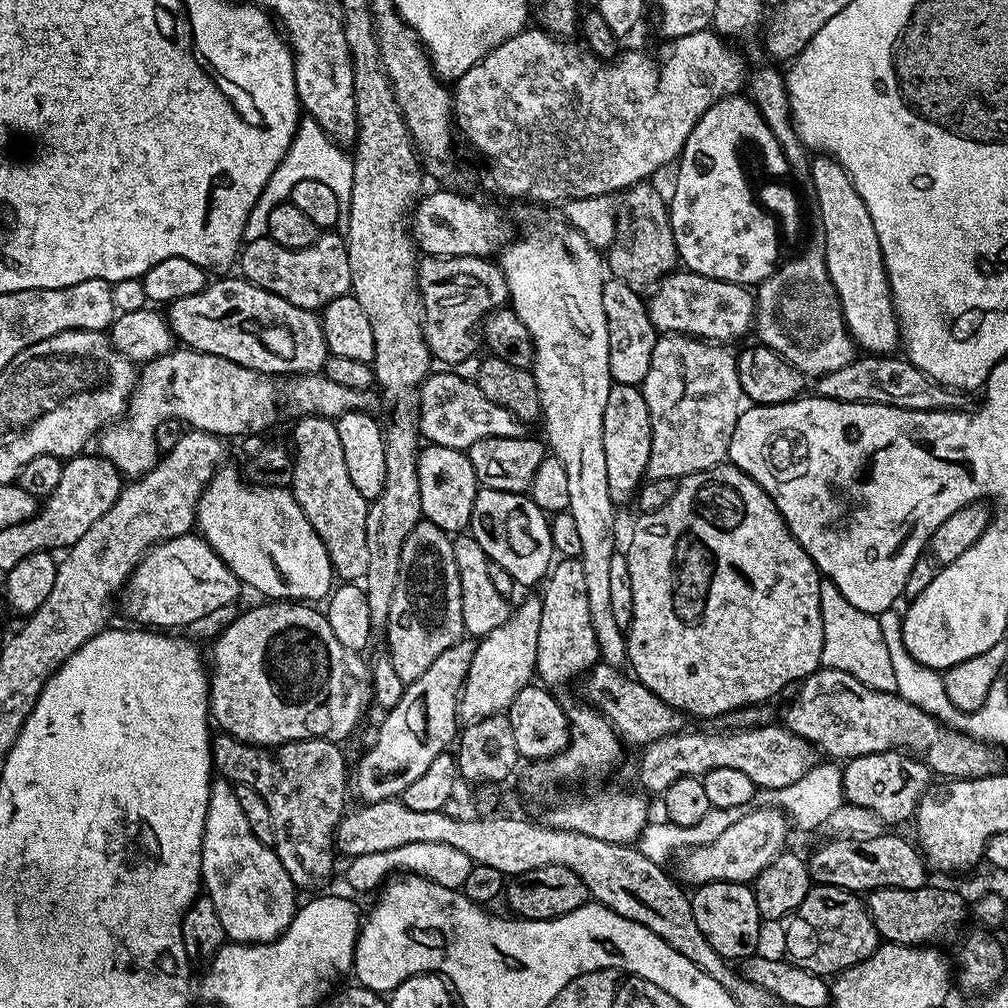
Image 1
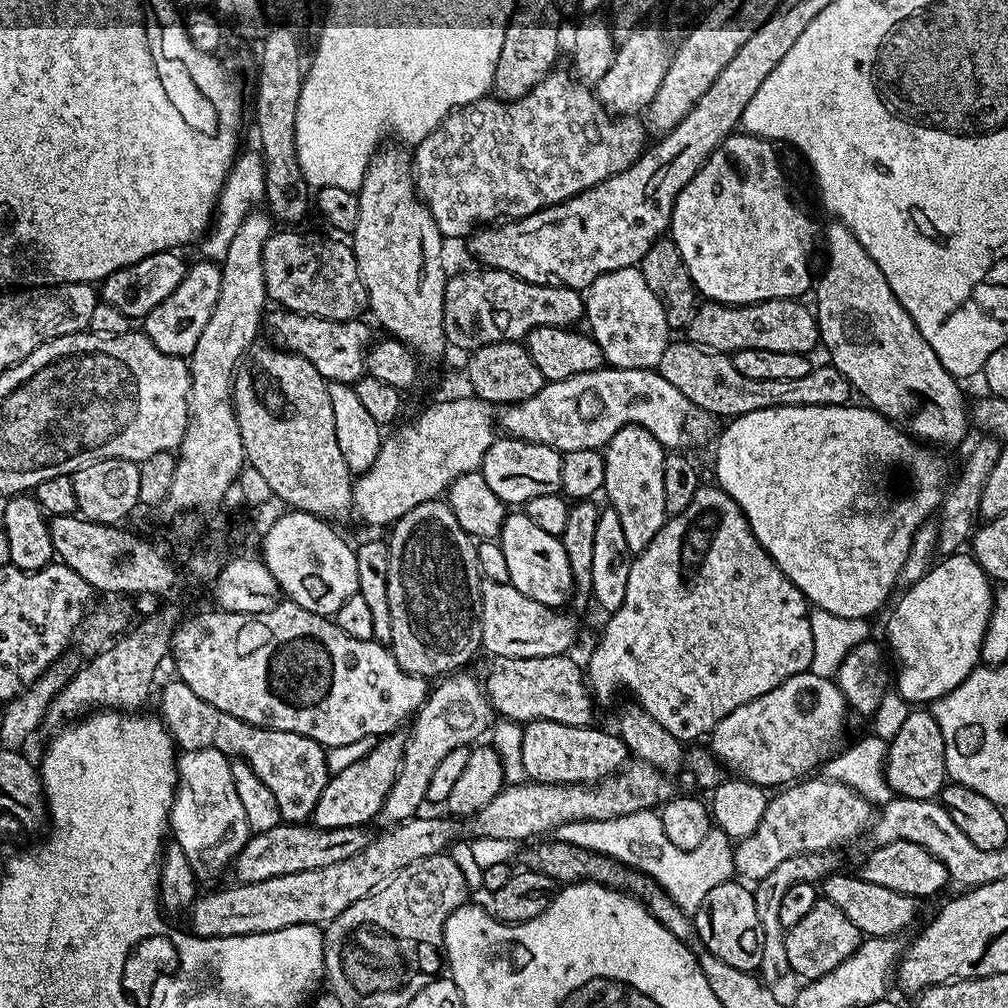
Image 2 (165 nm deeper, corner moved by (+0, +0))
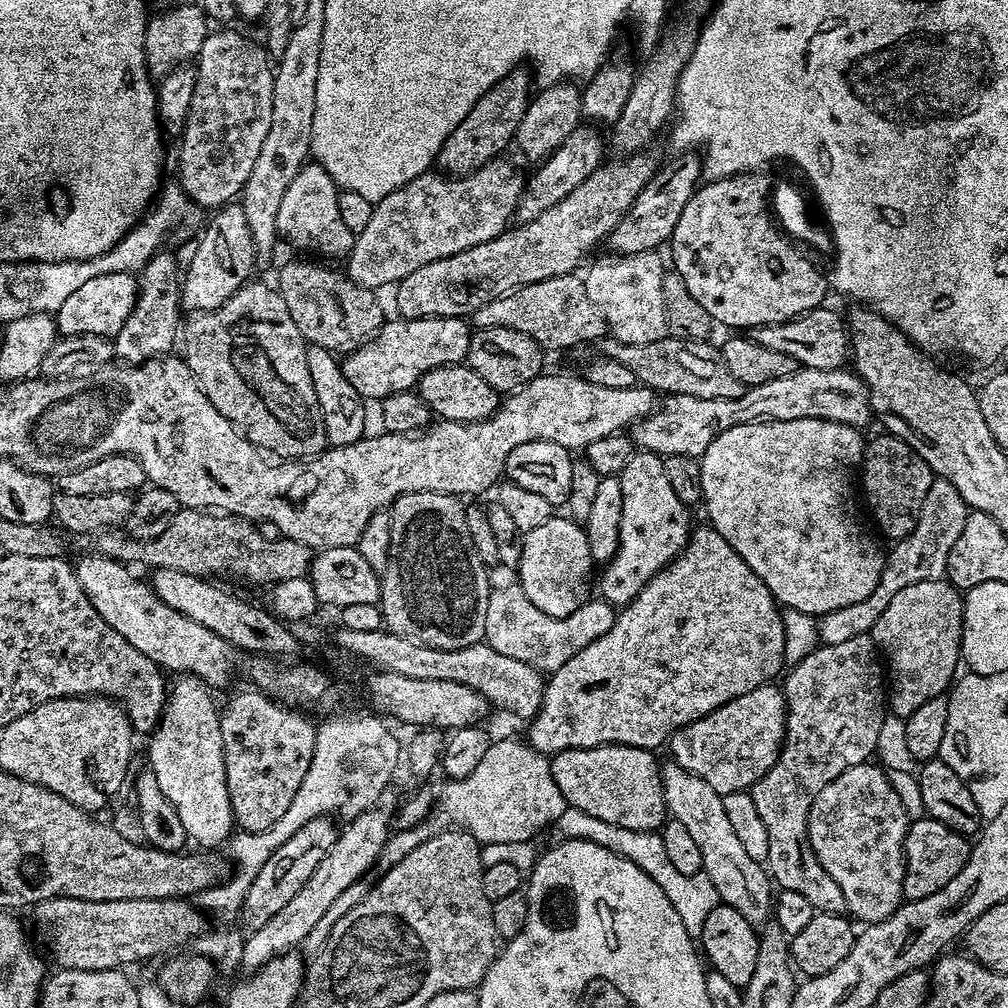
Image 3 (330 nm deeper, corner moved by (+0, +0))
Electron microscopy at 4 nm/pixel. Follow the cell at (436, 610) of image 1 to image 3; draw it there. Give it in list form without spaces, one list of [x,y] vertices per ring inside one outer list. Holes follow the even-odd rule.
[[[411,492],[402,494],[390,506],[392,525],[390,526],[390,554],[388,565],[380,577],[380,613],[384,616],[383,627],[393,636],[401,636],[403,640],[418,642],[422,646],[430,646],[438,650],[458,650],[466,646],[474,646],[484,640],[486,630],[486,602],[490,591],[488,584],[489,569],[480,561],[474,550],[474,542],[470,542],[470,530],[466,530],[464,517],[465,505],[455,496],[447,496],[445,492]]]

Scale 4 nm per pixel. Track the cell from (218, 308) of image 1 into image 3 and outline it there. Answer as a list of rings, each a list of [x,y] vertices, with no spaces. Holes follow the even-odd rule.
[[[431,316],[421,320],[389,319],[379,332],[343,357],[346,382],[366,402],[379,402],[390,394],[415,389],[425,374],[438,366],[462,364],[468,359],[470,324],[458,316]]]

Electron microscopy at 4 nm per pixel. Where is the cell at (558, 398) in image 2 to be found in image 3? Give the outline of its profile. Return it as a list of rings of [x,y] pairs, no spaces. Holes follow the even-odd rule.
[[[803,366],[797,367],[794,374],[786,374],[786,378],[773,378],[770,382],[762,382],[745,387],[742,398],[694,398],[693,396],[673,396],[671,394],[663,397],[664,405],[657,407],[651,415],[644,417],[631,429],[630,435],[637,449],[645,452],[654,452],[657,456],[663,458],[665,456],[673,456],[674,454],[682,454],[683,456],[695,456],[697,458],[704,455],[704,452],[710,446],[710,442],[714,442],[714,438],[718,438],[718,434],[722,434],[726,430],[730,430],[734,426],[742,426],[743,424],[754,424],[757,420],[793,420],[794,418],[822,418],[830,422],[842,422],[848,424],[852,428],[863,429],[864,423],[868,419],[873,419],[872,404],[868,401],[868,388],[864,385],[863,380],[856,375],[855,371],[849,370],[847,367],[831,368],[830,370],[814,370]]]

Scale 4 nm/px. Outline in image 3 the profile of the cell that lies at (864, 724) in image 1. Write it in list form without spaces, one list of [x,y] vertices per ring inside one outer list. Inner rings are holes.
[[[769,682],[750,690],[750,694],[742,694],[742,698],[726,702],[726,706],[674,733],[670,737],[671,759],[710,782],[721,796],[742,792],[757,784],[780,757],[787,723],[784,693],[775,683]]]

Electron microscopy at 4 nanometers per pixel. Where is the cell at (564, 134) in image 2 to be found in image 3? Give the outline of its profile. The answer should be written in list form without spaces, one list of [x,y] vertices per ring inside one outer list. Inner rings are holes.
[[[504,158],[491,160],[486,166],[474,170],[468,176],[449,178],[447,175],[441,175],[439,176],[436,170],[429,170],[406,182],[406,186],[386,194],[386,198],[375,201],[370,223],[366,230],[355,233],[352,250],[346,257],[346,272],[353,282],[373,290],[381,290],[380,288],[386,287],[387,284],[395,286],[410,274],[414,274],[414,270],[438,258],[450,258],[450,254],[470,250],[470,246],[490,242],[509,227],[524,194],[526,180],[524,176],[520,177],[518,173],[512,172],[511,166]]]

